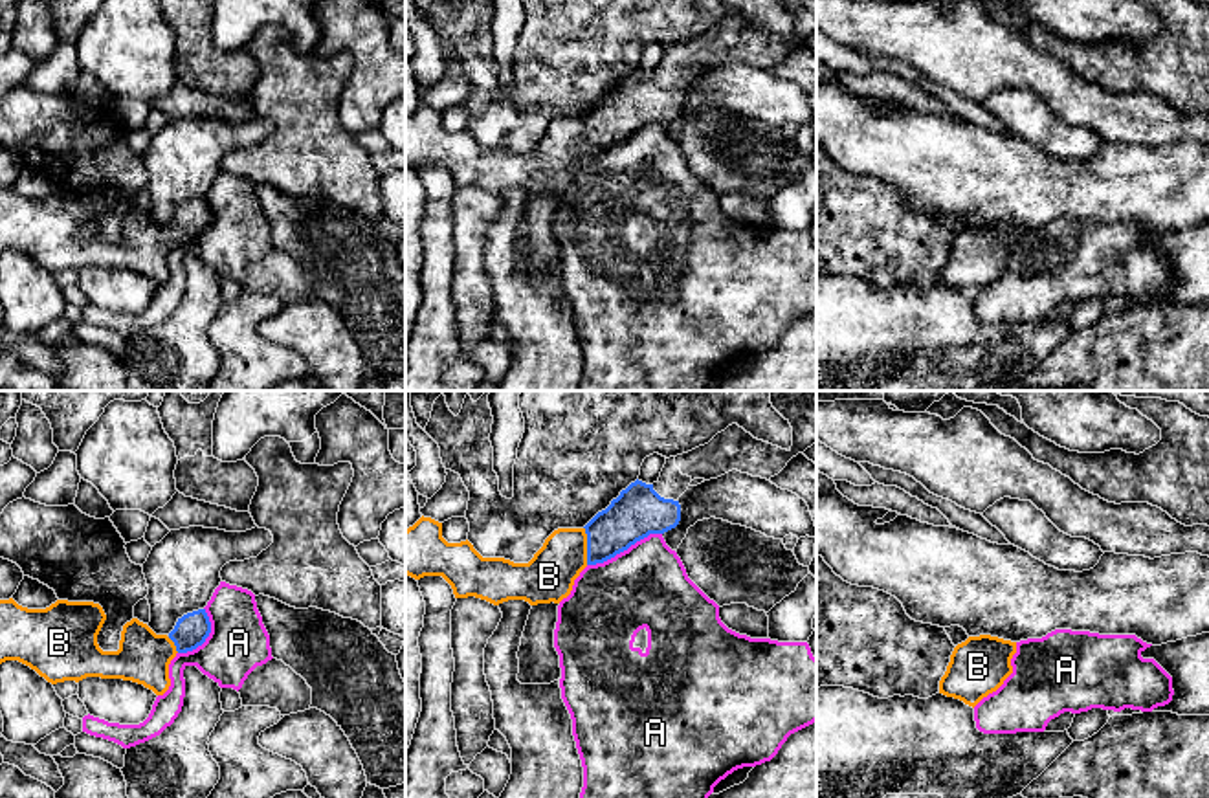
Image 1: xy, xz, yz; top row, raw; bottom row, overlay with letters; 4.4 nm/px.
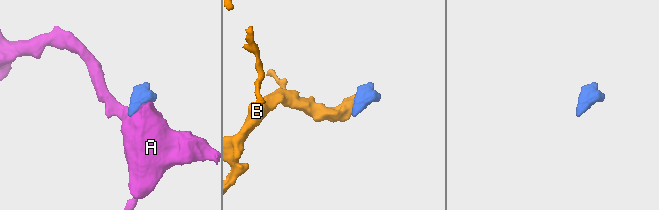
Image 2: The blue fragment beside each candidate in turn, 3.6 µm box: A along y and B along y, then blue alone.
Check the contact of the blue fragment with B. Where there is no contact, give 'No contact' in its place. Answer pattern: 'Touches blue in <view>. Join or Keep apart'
Touches blue in xz. Join

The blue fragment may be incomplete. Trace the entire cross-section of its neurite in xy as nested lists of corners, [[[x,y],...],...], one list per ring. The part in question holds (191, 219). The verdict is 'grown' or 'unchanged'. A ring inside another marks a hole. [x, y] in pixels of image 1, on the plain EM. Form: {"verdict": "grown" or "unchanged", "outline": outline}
{"verdict": "grown", "outline": [[[13,187],[0,189],[0,253],[18,249],[35,259],[48,272],[83,270],[86,266],[123,268],[143,273],[156,284],[163,284],[169,275],[169,253],[178,242],[196,238],[211,222],[205,198],[198,198],[178,207],[169,224],[156,224],[147,213],[132,207],[123,215],[119,238],[103,240],[97,224],[106,209],[99,193],[57,189],[46,198],[28,198]]]}

